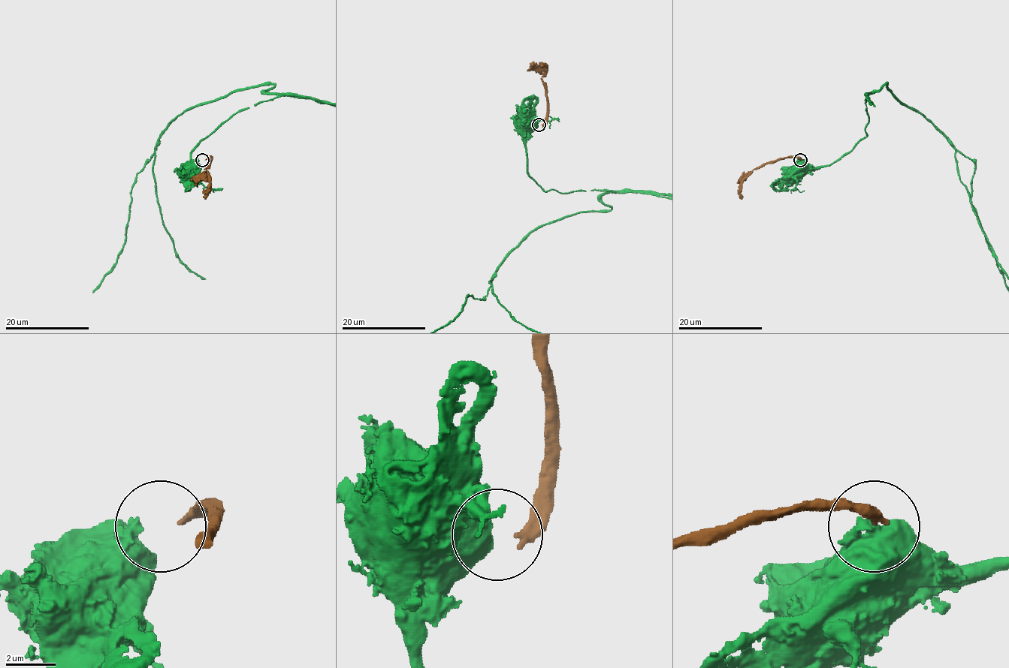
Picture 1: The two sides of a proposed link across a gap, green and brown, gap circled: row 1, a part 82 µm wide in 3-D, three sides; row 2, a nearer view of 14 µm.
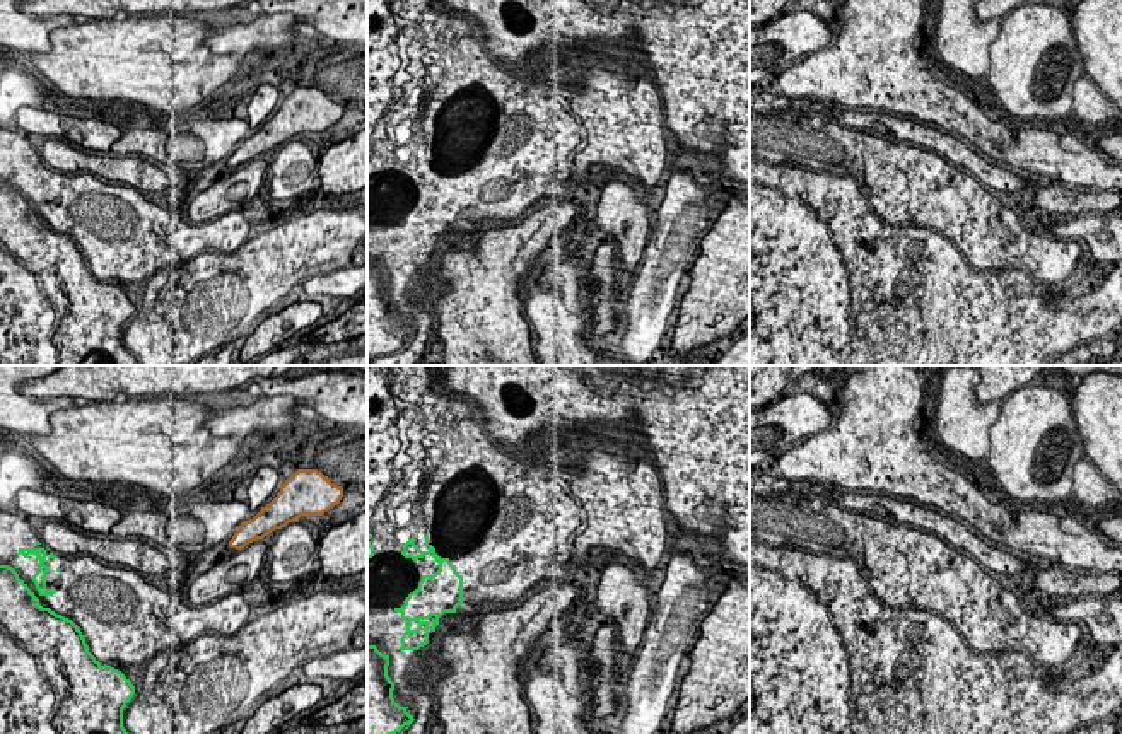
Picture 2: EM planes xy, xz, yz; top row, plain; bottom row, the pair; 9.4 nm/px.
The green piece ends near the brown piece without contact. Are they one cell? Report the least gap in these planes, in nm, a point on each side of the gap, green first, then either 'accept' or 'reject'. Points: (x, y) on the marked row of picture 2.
1550 nm | xy (120, 671), (231, 547) | reject

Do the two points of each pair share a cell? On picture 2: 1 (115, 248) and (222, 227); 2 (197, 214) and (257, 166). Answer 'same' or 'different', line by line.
1: same
2: same

